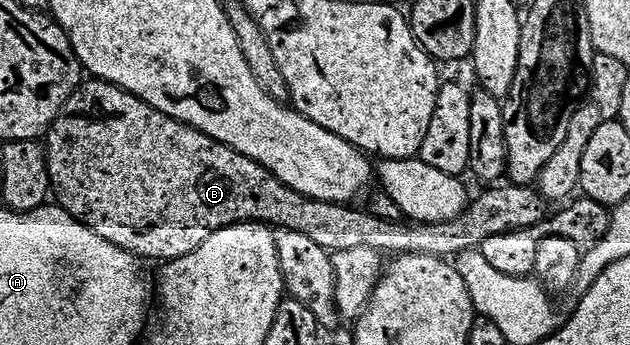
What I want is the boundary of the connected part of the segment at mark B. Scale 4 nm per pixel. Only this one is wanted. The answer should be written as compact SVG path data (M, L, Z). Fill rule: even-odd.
M88 78L81 83L48 129L47 140L48 175L51 183L60 187L61 194L68 196L68 212L73 217L82 218L106 242L112 242L122 251L131 252L144 260L181 260L195 252L218 229L245 222L290 228L288 230L303 233L318 246L332 252L362 249L369 247L372 224L380 219L373 213L362 212L348 204L309 202L303 195L285 186L258 161L212 140L206 133L183 124L181 120L154 110L132 92L126 92L105 80ZM88 188L96 188L91 196L100 196L104 204L88 204Z

